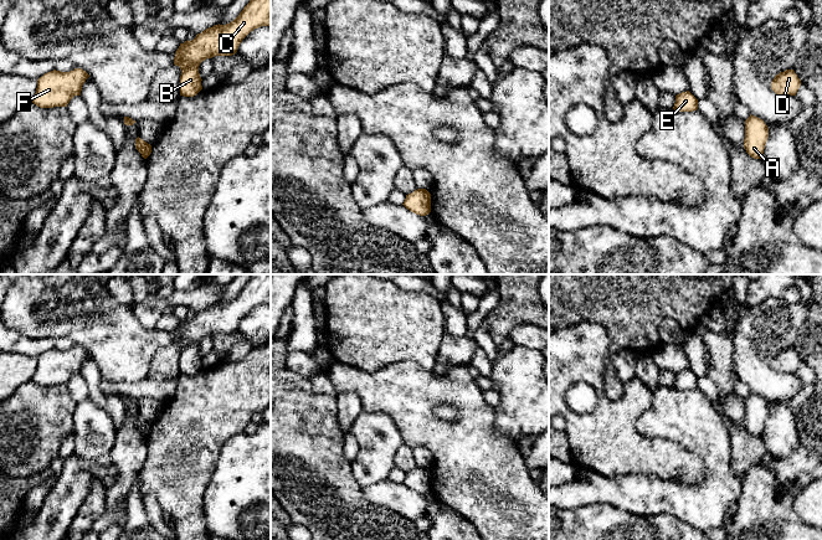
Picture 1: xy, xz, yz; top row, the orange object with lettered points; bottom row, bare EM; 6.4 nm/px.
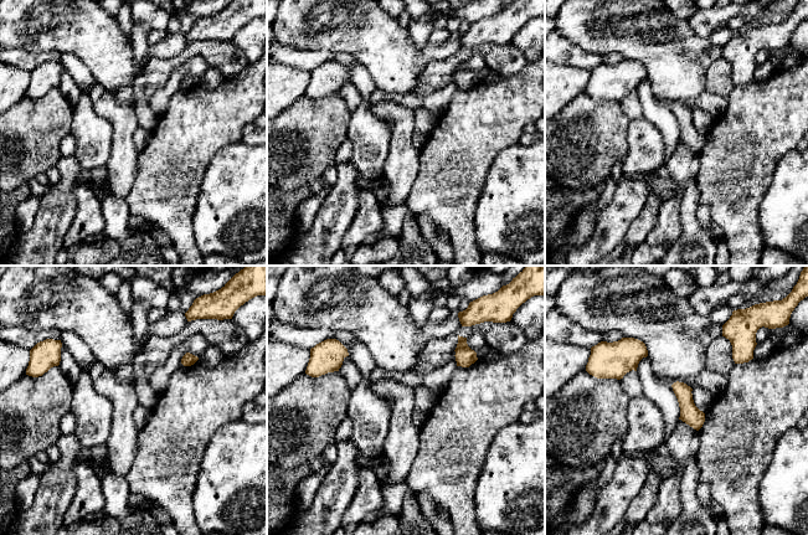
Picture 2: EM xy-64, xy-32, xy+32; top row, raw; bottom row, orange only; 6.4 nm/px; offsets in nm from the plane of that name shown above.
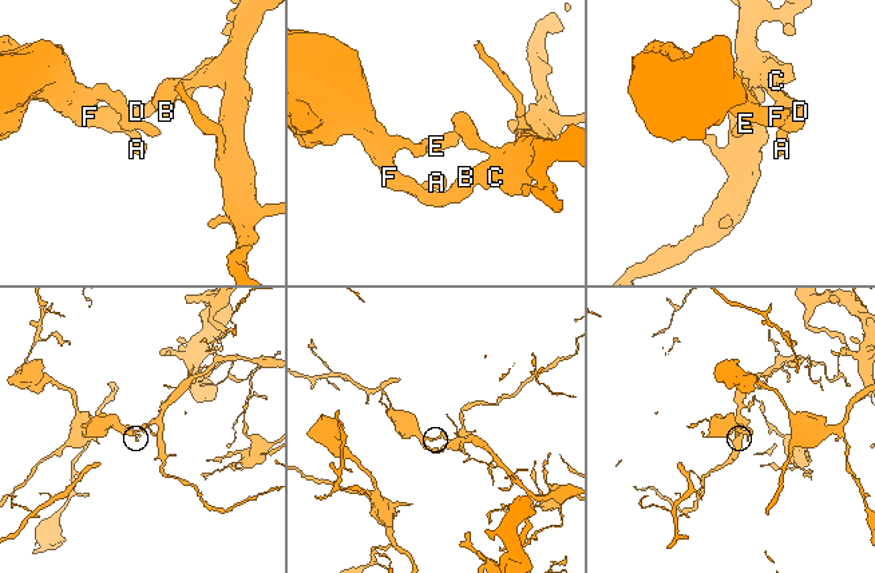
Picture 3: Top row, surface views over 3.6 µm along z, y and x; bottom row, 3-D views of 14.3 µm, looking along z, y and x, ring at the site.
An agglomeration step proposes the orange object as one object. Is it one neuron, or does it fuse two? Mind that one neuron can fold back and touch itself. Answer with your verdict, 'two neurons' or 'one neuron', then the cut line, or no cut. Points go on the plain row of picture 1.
one neuron; cut none

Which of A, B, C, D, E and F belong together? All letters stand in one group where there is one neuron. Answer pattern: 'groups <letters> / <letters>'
groups A B C D E F

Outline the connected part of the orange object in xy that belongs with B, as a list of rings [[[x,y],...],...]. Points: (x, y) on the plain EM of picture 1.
[[[252,274],[250,281],[243,286],[240,293],[226,303],[215,303],[197,312],[191,319],[180,322],[175,330],[174,343],[181,348],[180,354],[180,374],[194,375],[201,367],[201,355],[199,351],[199,344],[206,336],[215,334],[232,334],[237,330],[237,326],[242,318],[255,307],[261,304],[271,304],[271,274]]]

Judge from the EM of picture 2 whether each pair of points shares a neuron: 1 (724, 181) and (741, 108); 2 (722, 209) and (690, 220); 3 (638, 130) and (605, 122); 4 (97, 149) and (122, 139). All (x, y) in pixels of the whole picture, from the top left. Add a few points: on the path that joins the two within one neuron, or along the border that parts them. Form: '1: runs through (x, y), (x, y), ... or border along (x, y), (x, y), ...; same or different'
1: runs through (736, 163), (741, 152), (741, 127); same
2: border along (694, 180), (698, 188), (699, 204); different
3: border along (629, 121), (628, 150), (624, 157); different
4: border along (99, 117), (113, 129), (112, 152), (104, 165); different

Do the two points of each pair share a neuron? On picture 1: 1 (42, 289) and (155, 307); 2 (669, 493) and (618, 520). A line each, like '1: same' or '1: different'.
1: different
2: different

